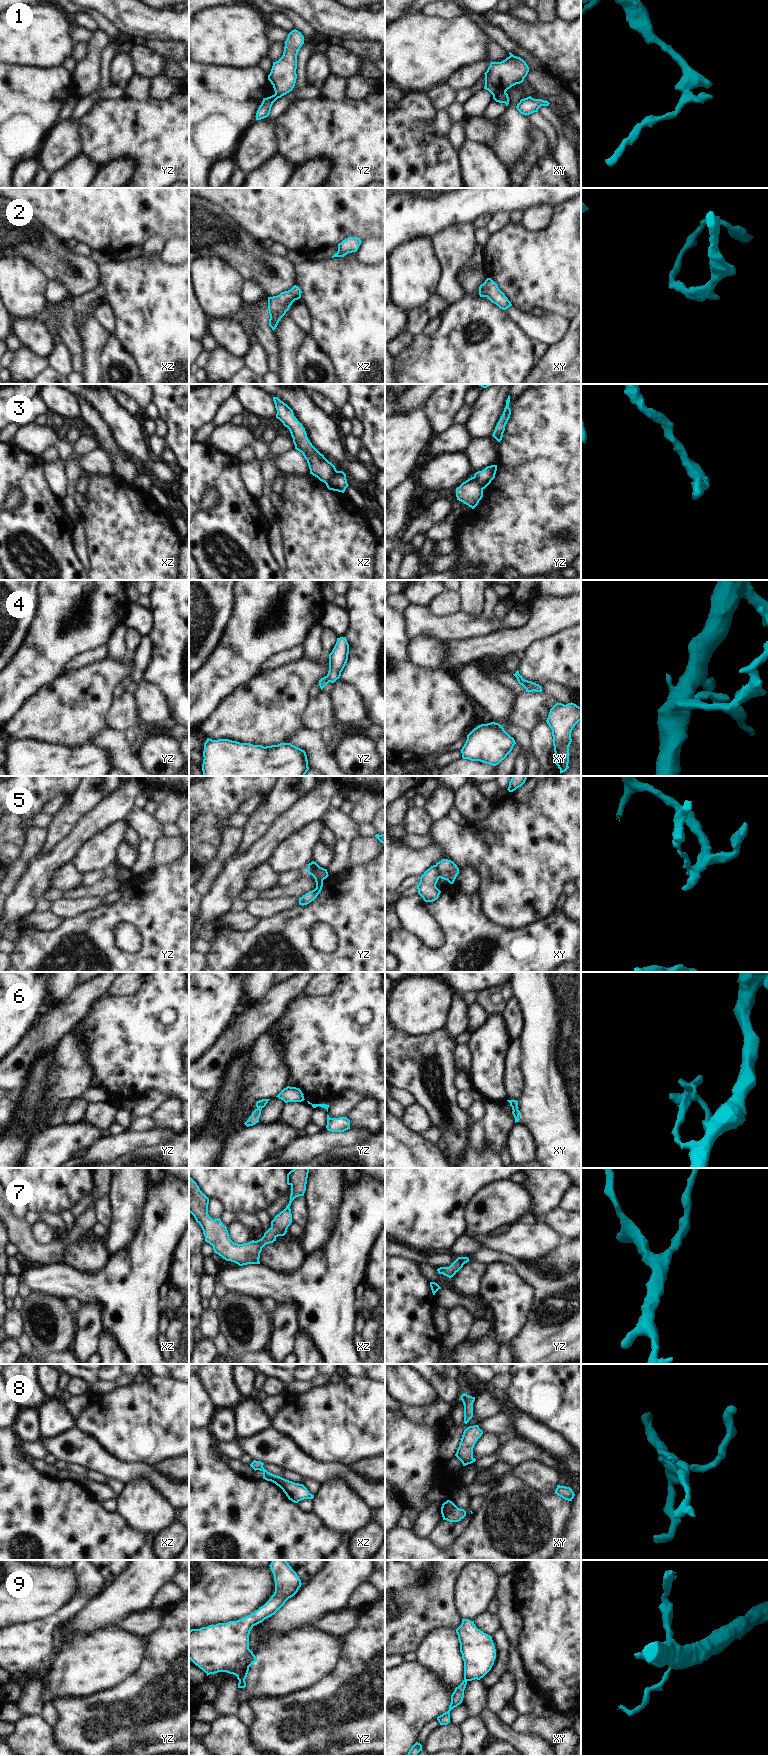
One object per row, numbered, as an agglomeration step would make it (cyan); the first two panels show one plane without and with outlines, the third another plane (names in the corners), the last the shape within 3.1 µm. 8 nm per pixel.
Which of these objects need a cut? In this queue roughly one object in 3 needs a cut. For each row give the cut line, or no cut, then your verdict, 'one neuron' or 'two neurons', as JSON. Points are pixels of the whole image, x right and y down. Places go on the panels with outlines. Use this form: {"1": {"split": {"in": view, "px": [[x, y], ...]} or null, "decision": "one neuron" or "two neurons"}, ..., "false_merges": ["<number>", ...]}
{"1": {"split": {"in": "xy", "px": [[505, 91], [499, 91], [493, 96]]}, "decision": "two neurons"}, "2": {"split": null, "decision": "one neuron"}, "3": {"split": {"in": "xz", "px": [[336, 470], [325, 483]]}, "decision": "two neurons"}, "4": {"split": {"in": "yz", "px": [[326, 676], [329, 681]]}, "decision": "two neurons"}, "5": {"split": {"in": "yz", "px": [[311, 862], [313, 868], [322, 869], [326, 872]]}, "decision": "two neurons"}, "6": {"split": null, "decision": "one neuron"}, "7": {"split": null, "decision": "one neuron"}, "8": {"split": null, "decision": "one neuron"}, "9": {"split": {"in": "xy", "px": [[464, 1678], [466, 1681]]}, "decision": "two neurons"}, "false_merges": ["1", "3", "4", "5", "9"]}

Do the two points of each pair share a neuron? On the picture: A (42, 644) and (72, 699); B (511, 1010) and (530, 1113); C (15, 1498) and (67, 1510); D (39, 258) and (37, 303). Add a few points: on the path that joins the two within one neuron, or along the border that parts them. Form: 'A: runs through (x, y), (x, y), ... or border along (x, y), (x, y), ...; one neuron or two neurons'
A: border along (64, 670), (50, 683), (39, 689); two neurons
B: border along (522, 1014), (523, 1027), (518, 1037); two neurons
C: runs through (28, 1504), (38, 1504), (45, 1510), (54, 1510); one neuron
D: border along (18, 256), (24, 257), (48, 280); two neurons

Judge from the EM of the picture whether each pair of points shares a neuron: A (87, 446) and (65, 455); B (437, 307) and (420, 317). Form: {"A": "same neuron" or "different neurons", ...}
{"A": "different neurons", "B": "same neuron"}

